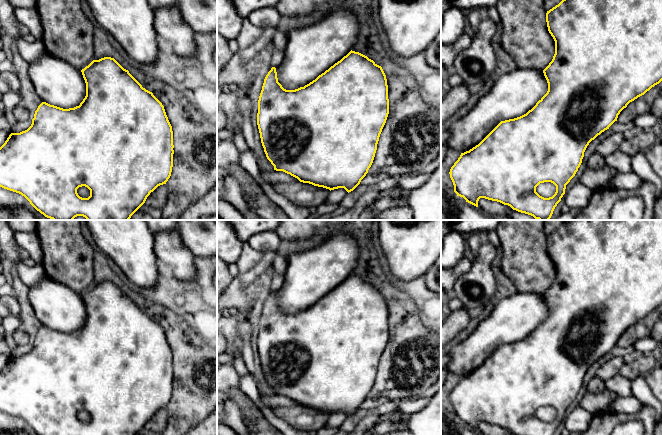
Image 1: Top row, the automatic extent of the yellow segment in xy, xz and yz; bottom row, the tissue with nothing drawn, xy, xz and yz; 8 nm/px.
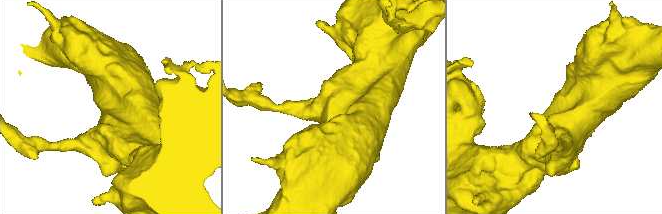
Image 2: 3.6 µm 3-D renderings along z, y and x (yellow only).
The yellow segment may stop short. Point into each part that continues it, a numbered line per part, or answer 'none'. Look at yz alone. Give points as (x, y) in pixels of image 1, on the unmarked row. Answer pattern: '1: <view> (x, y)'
none

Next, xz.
none

